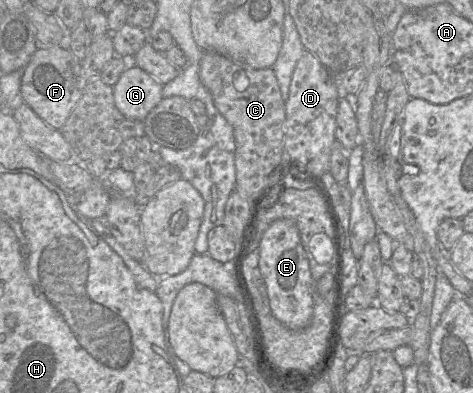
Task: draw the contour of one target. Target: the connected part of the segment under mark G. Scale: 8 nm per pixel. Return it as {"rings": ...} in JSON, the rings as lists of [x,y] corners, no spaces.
{"rings":[[[130,63],[113,85],[115,106],[126,117],[144,121],[163,98],[162,87],[150,74]]]}

